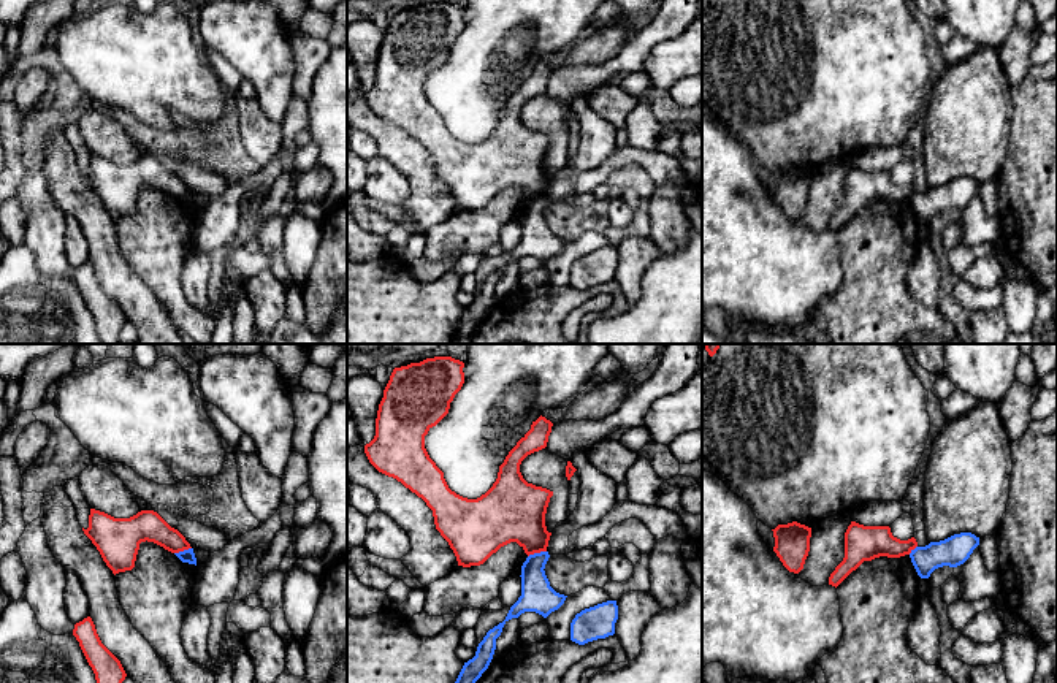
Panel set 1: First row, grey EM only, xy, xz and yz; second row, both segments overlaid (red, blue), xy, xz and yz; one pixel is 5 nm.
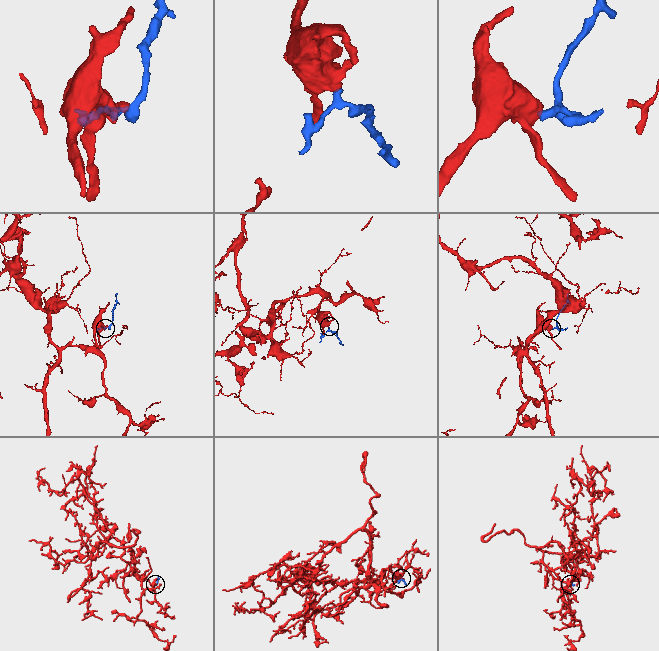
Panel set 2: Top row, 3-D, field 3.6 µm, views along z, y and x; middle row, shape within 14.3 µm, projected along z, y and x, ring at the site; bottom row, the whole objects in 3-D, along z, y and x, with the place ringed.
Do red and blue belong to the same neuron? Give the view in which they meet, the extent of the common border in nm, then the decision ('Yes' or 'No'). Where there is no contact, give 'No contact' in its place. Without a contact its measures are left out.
Touches red in xz. Shared border 100 nm. No

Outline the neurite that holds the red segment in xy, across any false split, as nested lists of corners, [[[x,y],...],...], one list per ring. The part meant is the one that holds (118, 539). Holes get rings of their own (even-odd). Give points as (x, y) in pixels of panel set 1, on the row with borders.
[[[90,509],[89,528],[82,531],[114,575],[135,567],[141,542],[154,542],[171,553],[192,548],[185,537],[154,510],[141,510],[130,518],[114,518]]]

